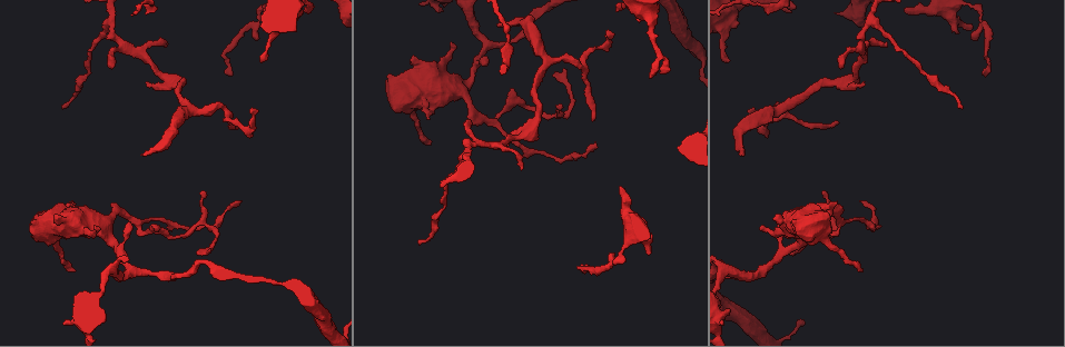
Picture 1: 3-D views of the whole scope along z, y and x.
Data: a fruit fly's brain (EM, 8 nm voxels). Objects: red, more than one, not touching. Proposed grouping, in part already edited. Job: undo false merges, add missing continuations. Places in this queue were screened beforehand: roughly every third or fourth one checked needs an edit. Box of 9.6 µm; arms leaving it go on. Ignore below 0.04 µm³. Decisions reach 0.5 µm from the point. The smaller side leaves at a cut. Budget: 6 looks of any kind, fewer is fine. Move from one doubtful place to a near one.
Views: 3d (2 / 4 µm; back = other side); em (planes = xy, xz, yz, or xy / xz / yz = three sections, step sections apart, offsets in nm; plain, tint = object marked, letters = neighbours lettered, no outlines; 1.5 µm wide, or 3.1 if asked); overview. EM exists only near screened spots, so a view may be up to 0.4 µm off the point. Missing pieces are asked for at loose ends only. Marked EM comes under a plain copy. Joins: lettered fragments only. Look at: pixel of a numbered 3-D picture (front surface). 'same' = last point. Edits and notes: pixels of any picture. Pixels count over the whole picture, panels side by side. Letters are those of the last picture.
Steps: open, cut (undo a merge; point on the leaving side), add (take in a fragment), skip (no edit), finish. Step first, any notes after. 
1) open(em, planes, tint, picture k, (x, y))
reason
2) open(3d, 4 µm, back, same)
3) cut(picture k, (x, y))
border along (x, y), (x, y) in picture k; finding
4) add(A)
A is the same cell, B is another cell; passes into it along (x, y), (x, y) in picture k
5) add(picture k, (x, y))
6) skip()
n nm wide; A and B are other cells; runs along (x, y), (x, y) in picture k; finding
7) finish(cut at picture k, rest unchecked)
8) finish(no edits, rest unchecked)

open(3d, 4 µm, back, picture 1, (496, 121))
a fork

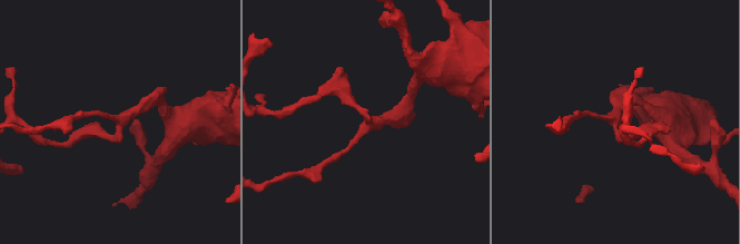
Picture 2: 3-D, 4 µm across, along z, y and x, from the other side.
open(em, planes, tint, picture 2, (615, 120))

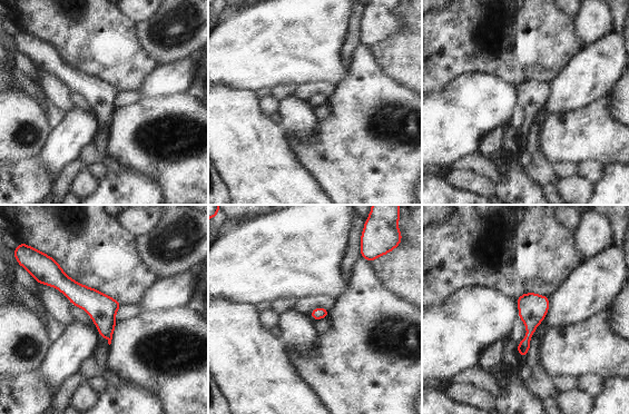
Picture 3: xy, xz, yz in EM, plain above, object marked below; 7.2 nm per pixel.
open(em, planes, letters, same)
see the neighbours

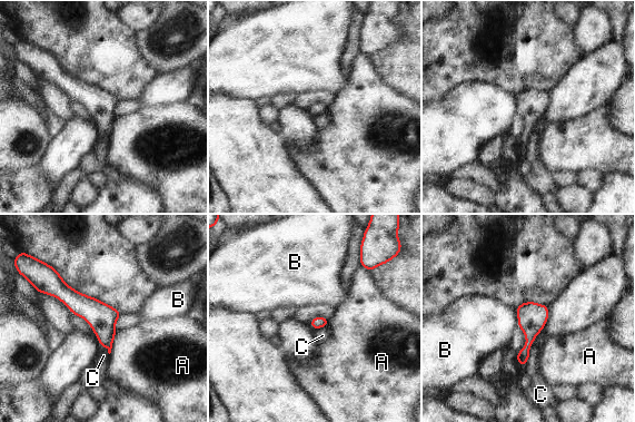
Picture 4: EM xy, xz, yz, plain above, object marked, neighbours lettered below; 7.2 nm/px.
skip()
A, B and C are other cells; runs along (45, 286), (80, 304), (109, 345) in picture 4; continuous, no second neuron

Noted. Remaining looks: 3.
open(3d, 4 µm, back, picture 1, (144, 155))
branch stops here

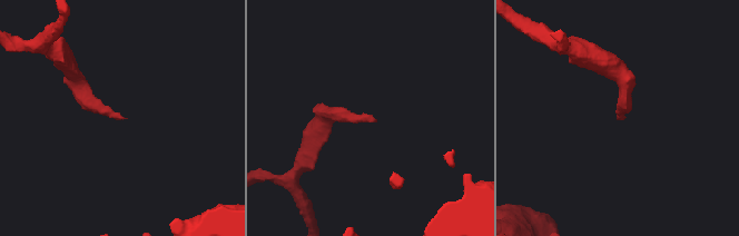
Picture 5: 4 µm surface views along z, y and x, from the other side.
open(em, xy, step 4, letters, picture 5, (618, 119))
need the tissue

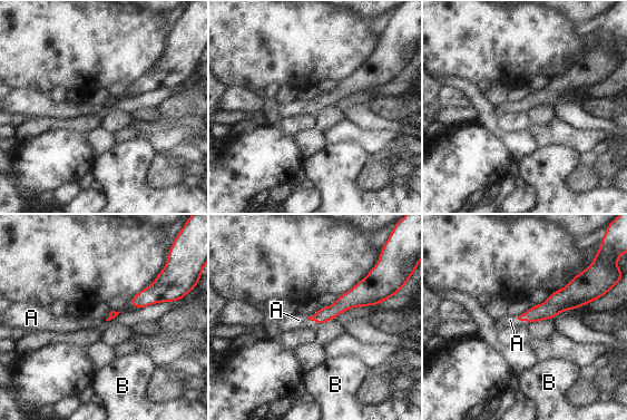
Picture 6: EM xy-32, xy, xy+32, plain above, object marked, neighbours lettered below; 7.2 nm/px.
open(em, planes, letters, same)

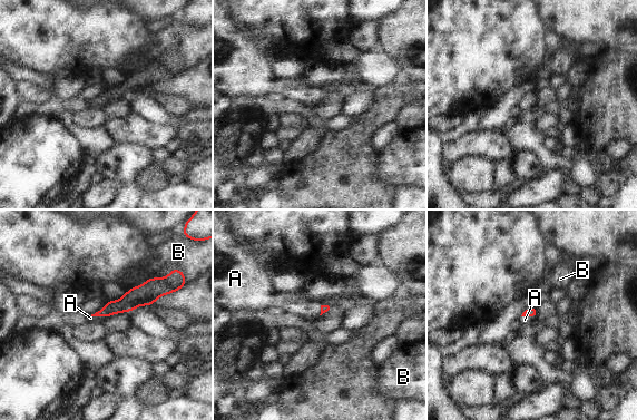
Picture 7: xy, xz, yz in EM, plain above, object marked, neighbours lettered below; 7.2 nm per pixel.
add(A)
A is the same cell, B is another cell; passes into it along (128, 301), (97, 315), (90, 318) in picture 7; it goes on there

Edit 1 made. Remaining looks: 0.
finish(add at picture 7, rest unchecked)

